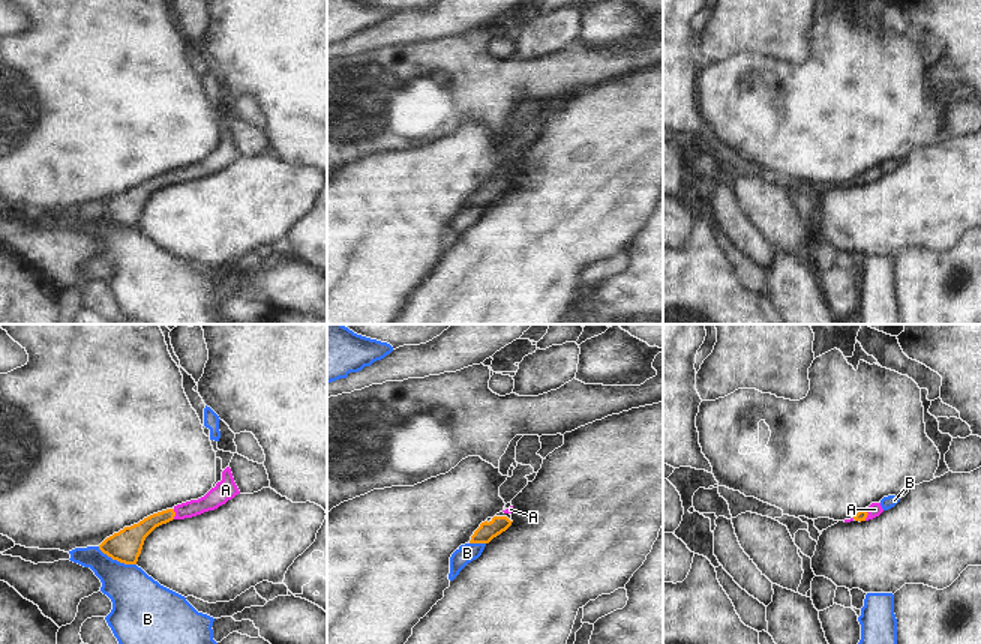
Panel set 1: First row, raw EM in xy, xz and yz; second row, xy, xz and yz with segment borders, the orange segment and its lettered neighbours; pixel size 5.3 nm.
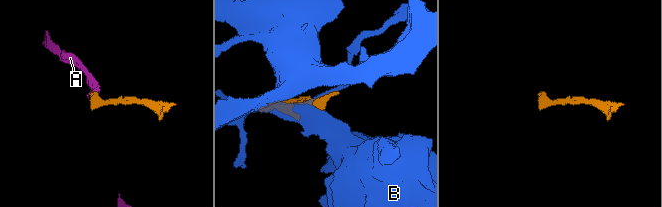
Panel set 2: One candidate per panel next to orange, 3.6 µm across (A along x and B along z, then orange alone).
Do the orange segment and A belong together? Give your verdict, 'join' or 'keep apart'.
join

